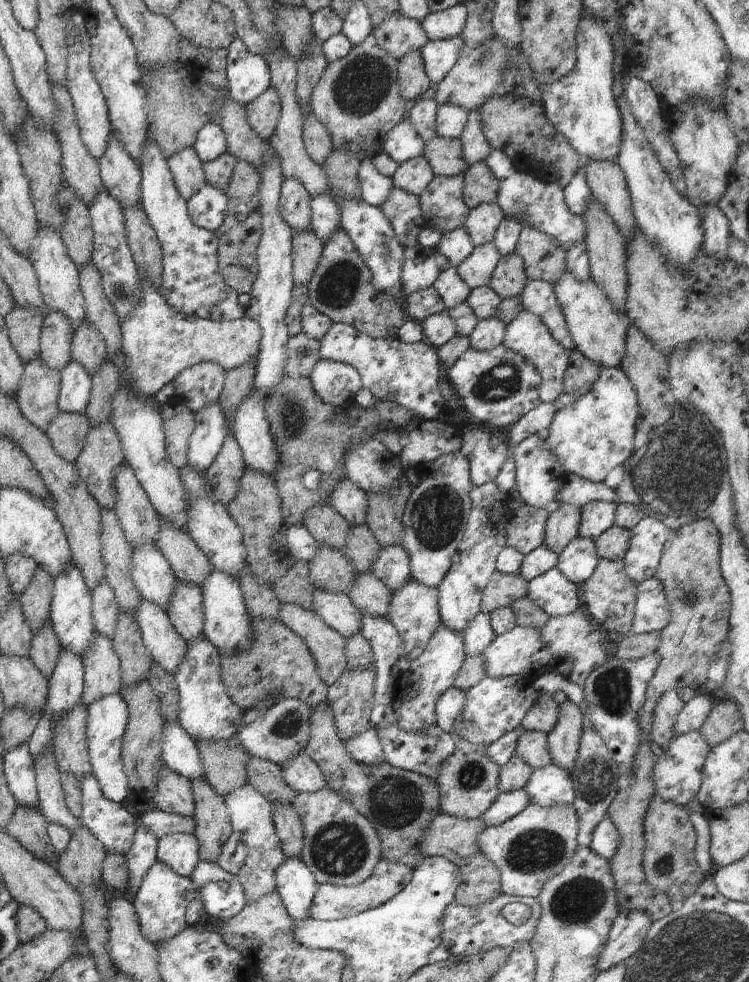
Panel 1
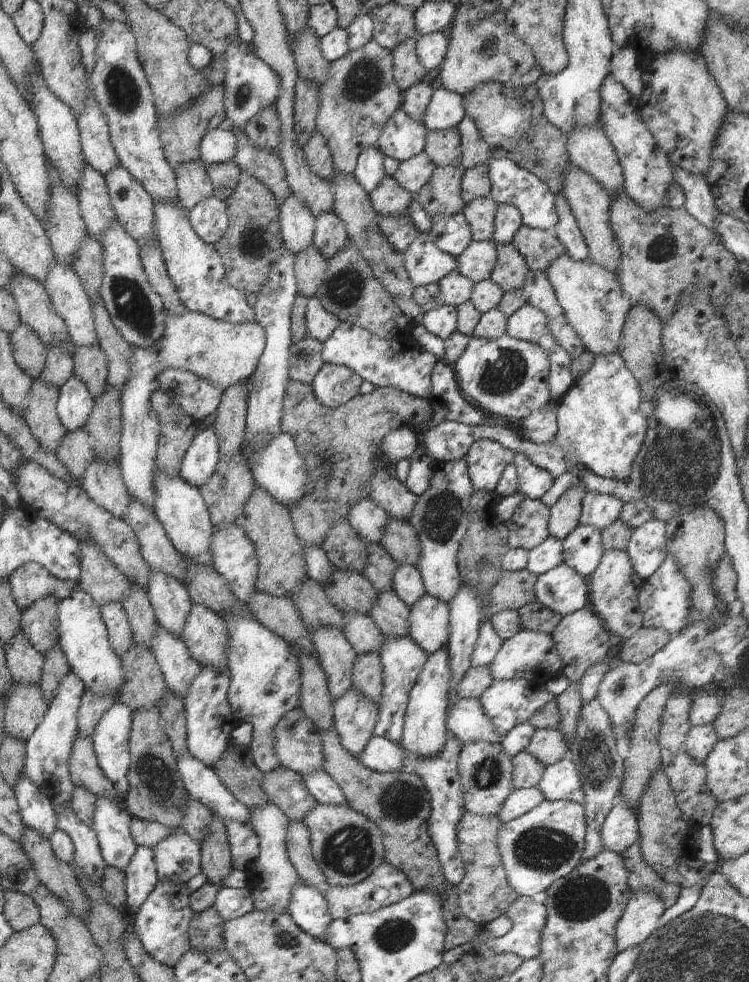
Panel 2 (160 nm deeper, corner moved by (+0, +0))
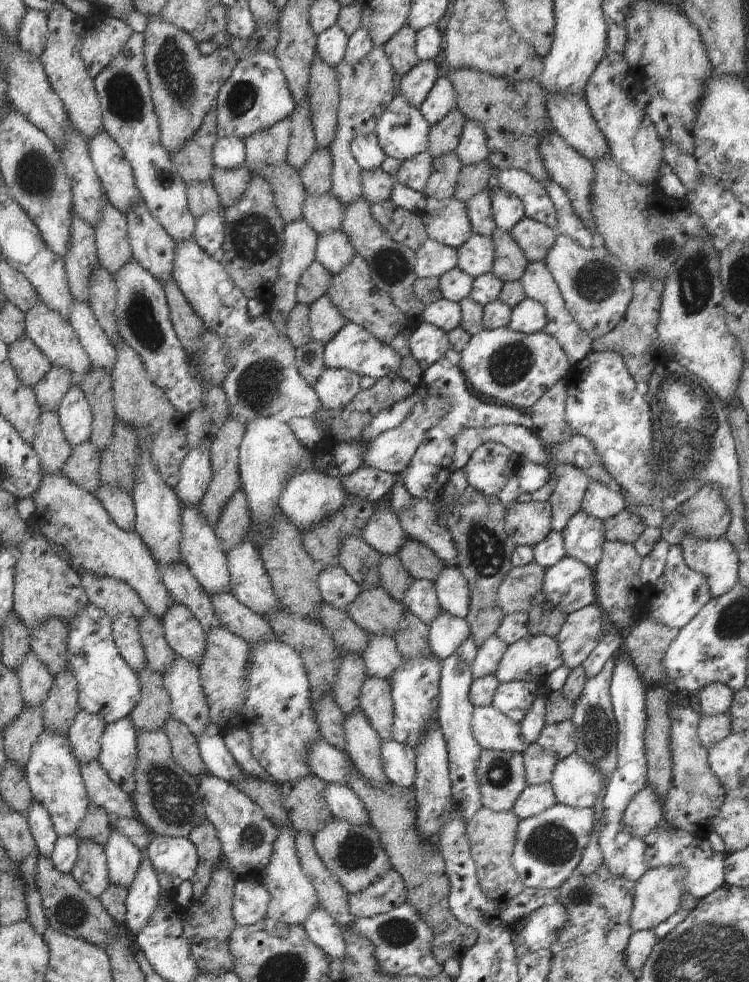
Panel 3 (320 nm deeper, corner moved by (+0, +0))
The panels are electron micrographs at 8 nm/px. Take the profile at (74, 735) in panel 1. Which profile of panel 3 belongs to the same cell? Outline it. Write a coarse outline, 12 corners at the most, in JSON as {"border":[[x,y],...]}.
{"border":[[97,761],[80,763],[89,796],[108,816],[138,818],[131,797]]}

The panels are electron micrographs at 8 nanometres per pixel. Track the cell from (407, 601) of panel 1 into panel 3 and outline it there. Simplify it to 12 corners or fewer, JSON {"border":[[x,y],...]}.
{"border":[[442,611],[429,625],[440,660],[471,636],[466,619]]}

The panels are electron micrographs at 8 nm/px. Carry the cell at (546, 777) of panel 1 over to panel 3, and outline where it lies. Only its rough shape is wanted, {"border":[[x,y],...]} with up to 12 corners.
{"border":[[575,752],[556,763],[557,802],[594,806],[605,776]]}

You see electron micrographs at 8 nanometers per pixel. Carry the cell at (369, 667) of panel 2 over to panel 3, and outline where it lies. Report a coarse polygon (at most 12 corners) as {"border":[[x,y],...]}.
{"border":[[366,678],[359,708],[382,743],[393,740],[388,681]]}

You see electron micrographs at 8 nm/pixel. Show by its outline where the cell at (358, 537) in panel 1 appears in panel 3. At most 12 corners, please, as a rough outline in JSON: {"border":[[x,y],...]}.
{"border":[[381,554],[382,588],[402,602],[413,583],[397,556]]}

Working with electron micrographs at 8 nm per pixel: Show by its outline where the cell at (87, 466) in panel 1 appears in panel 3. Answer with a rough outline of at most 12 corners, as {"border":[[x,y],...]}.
{"border":[[101,484],[97,498],[118,528],[135,532],[132,495]]}

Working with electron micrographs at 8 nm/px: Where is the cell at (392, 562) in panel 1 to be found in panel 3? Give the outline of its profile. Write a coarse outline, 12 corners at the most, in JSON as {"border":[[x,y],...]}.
{"border":[[413,579],[402,600],[429,625],[441,613],[434,582]]}

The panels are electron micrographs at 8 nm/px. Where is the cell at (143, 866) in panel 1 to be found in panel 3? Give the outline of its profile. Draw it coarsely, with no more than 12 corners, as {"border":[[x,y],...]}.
{"border":[[148,856],[127,890],[132,937],[150,922],[161,886]]}

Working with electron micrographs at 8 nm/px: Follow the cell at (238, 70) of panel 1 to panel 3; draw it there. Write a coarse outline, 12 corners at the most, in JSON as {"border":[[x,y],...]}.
{"border":[[235,40],[214,104],[217,137],[244,140],[297,106],[274,50]]}

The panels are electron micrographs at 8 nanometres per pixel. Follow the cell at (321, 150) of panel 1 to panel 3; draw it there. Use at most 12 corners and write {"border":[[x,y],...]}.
{"border":[[317,149],[298,171],[308,195],[331,192],[331,152]]}

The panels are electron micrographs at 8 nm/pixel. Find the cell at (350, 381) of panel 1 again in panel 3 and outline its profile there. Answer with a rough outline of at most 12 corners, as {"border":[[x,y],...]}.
{"border":[[325,368],[313,387],[325,409],[342,409],[361,391],[346,369]]}

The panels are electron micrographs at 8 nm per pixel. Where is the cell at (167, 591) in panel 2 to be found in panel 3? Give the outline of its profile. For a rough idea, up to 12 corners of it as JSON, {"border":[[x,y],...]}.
{"border":[[173,602],[163,616],[176,656],[200,666],[207,636],[193,612]]}

